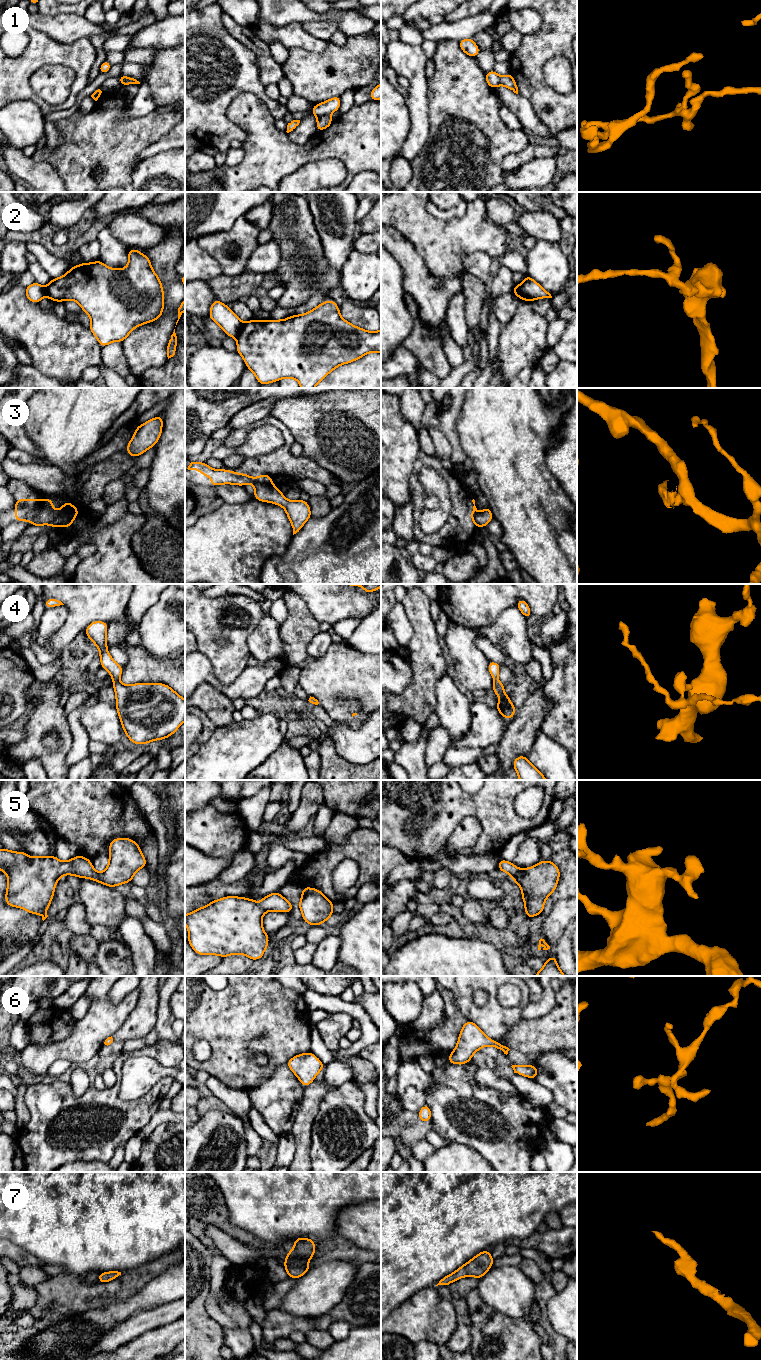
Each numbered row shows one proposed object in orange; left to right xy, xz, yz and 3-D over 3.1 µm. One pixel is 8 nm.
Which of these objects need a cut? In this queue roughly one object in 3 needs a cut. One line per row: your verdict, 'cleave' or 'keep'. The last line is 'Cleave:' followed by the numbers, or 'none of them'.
1: cleave
2: cleave
3: cleave
4: keep
5: keep
6: keep
7: keep
Cleave: 1, 2, 3

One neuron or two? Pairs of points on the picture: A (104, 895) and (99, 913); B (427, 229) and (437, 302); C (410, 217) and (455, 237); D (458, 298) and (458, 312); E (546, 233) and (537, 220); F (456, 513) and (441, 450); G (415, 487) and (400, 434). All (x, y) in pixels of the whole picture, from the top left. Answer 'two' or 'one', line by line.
A: one
B: two
C: one
D: one
E: one
F: two
G: two

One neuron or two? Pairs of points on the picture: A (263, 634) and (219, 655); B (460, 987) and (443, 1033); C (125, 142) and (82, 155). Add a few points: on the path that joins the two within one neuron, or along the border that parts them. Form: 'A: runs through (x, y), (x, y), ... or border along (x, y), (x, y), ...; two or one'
A: border along (259, 622), (247, 638), (247, 647), (250, 655); two
B: border along (444, 988), (452, 993), (460, 1012), (467, 1019); two
C: runs through (114, 144), (99, 150), (93, 155); one

